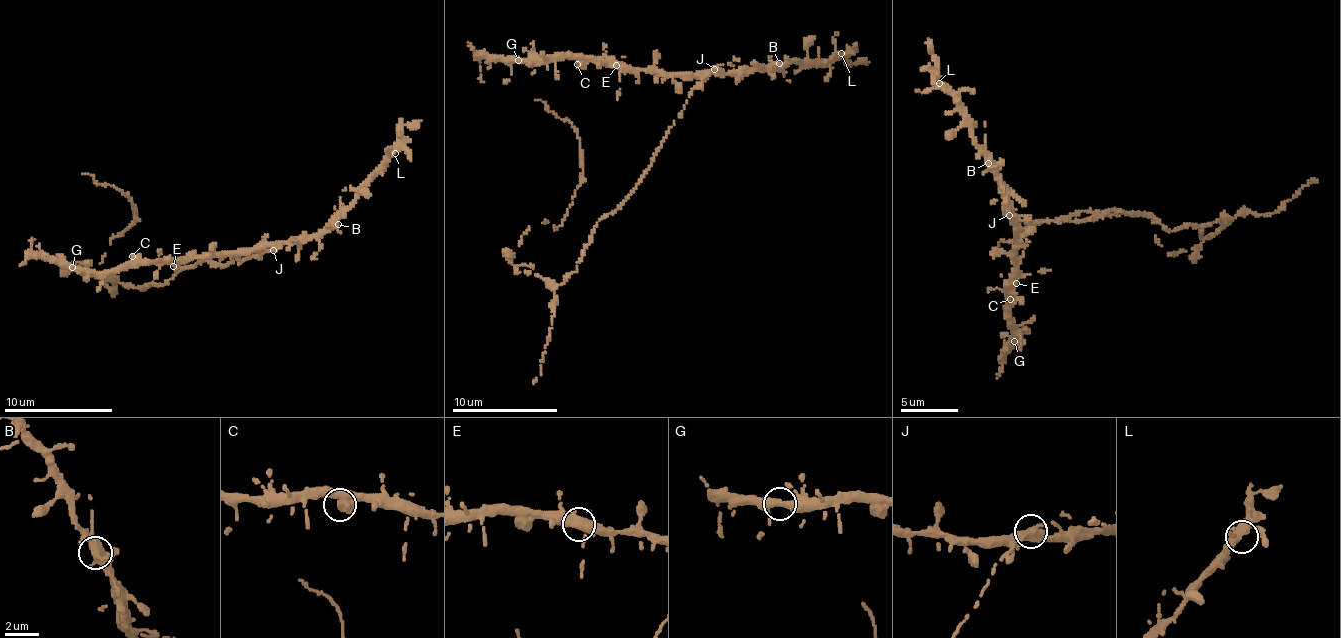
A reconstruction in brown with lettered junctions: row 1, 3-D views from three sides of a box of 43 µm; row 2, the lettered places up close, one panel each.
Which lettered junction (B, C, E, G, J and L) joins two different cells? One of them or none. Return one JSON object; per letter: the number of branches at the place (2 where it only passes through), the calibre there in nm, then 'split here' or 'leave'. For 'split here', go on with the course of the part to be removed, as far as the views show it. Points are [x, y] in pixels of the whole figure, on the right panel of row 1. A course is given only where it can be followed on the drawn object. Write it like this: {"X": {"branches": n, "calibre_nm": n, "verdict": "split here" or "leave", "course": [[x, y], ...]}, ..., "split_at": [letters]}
{"B": {"branches": 2, "calibre_nm": 480, "verdict": "leave"}, "C": {"branches": 1, "calibre_nm": 650, "verdict": "leave"}, "E": {"branches": 4, "calibre_nm": 360, "verdict": "leave"}, "G": {"branches": 3, "calibre_nm": 320, "verdict": "leave"}, "J": {"branches": 2, "calibre_nm": 460, "verdict": "split here", "course": [[1009, 216], [1124, 211], [1169, 232], [1229, 220], [1171, 254], [1152, 216], [1084, 211], [1036, 220], [999, 245]]}, "L": {"branches": 3, "calibre_nm": 360, "verdict": "leave"}, "split_at": ["J"]}

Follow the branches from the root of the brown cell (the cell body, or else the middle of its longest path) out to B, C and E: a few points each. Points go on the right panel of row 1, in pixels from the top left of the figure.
B: (1154, 218), (1115, 209), (1076, 221), (1031, 222), (1010, 211), (1008, 192), (988, 163)
C: (1154, 218), (1115, 209), (1076, 221), (1019, 220), (1014, 230), (1016, 274), (1010, 299)
E: (1154, 218), (1115, 209), (1076, 221), (1019, 220), (1014, 230), (1016, 283)

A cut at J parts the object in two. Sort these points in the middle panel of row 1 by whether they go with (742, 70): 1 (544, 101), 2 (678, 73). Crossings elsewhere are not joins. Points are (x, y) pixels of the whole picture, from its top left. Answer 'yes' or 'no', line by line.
1: no
2: yes

